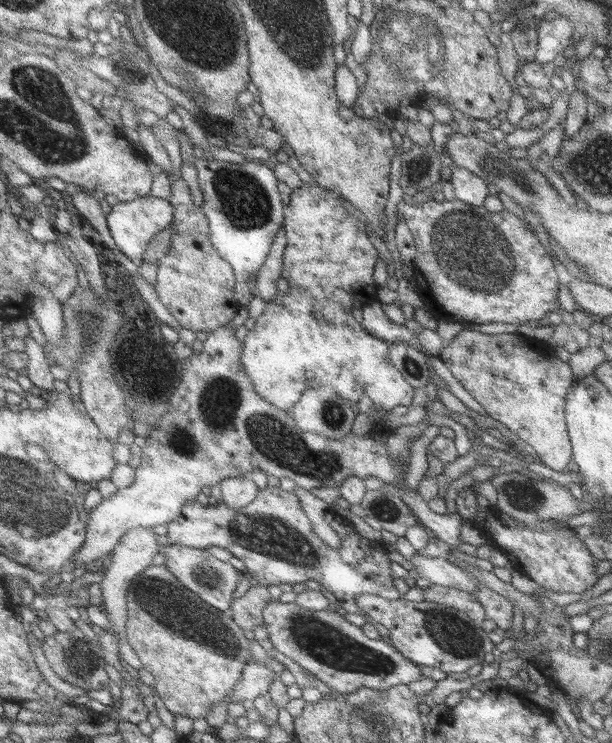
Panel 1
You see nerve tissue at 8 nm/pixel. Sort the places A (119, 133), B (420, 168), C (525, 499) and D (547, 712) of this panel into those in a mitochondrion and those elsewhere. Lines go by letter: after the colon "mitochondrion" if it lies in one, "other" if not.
A: other
B: other
C: mitochondrion
D: other

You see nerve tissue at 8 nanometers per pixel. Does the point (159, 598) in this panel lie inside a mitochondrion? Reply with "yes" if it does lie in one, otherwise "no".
yes

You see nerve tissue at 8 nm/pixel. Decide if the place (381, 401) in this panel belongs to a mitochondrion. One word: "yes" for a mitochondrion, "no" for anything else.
no

